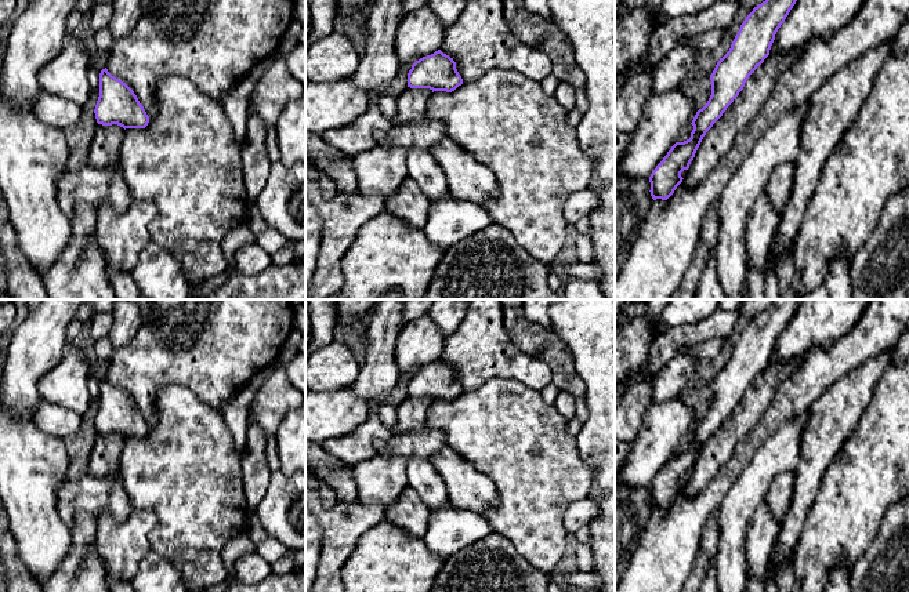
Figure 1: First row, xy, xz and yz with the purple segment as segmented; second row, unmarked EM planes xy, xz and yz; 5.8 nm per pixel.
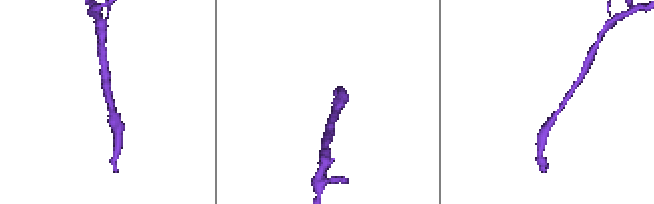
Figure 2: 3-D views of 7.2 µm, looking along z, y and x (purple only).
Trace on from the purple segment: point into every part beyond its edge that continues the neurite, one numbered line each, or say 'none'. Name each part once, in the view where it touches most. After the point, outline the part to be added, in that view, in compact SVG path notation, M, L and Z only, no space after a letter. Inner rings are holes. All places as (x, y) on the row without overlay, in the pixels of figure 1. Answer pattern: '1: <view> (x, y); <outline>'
none

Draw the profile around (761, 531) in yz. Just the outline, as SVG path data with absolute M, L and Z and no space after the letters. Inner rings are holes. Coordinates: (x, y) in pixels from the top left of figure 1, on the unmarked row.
M763 500L746 526L745 546L749 577L767 581L779 526Z

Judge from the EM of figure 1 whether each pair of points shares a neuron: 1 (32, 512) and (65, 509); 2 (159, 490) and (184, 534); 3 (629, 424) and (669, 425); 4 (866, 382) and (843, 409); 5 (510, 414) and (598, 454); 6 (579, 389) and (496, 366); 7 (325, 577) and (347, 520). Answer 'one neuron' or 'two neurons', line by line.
1: two neurons
2: one neuron
3: two neurons
4: one neuron
5: two neurons
6: two neurons
7: one neuron

